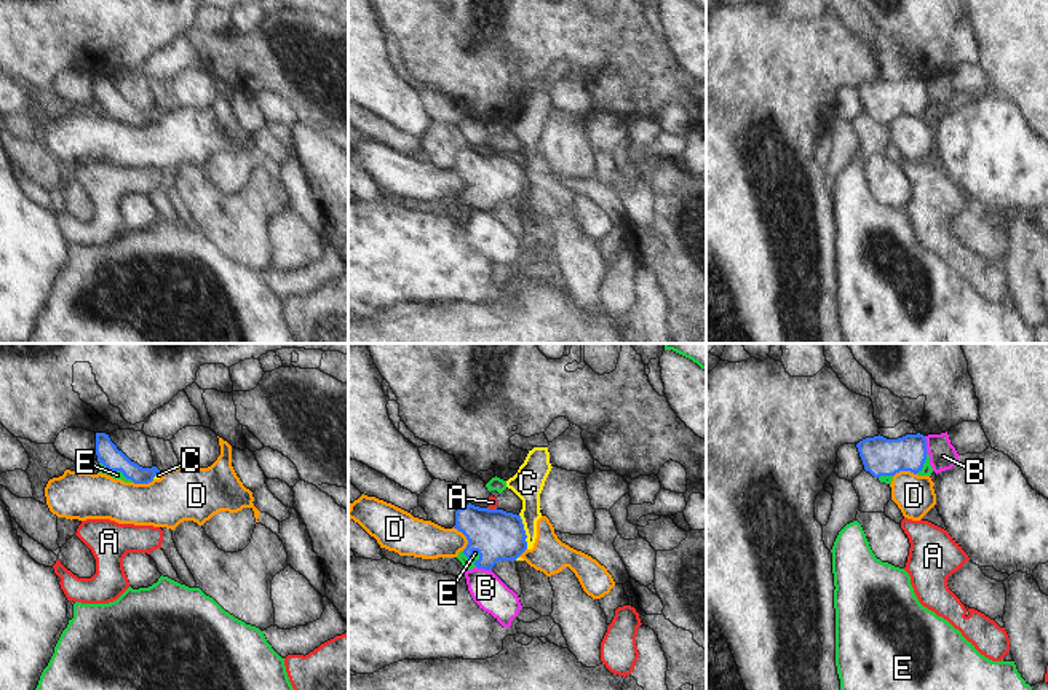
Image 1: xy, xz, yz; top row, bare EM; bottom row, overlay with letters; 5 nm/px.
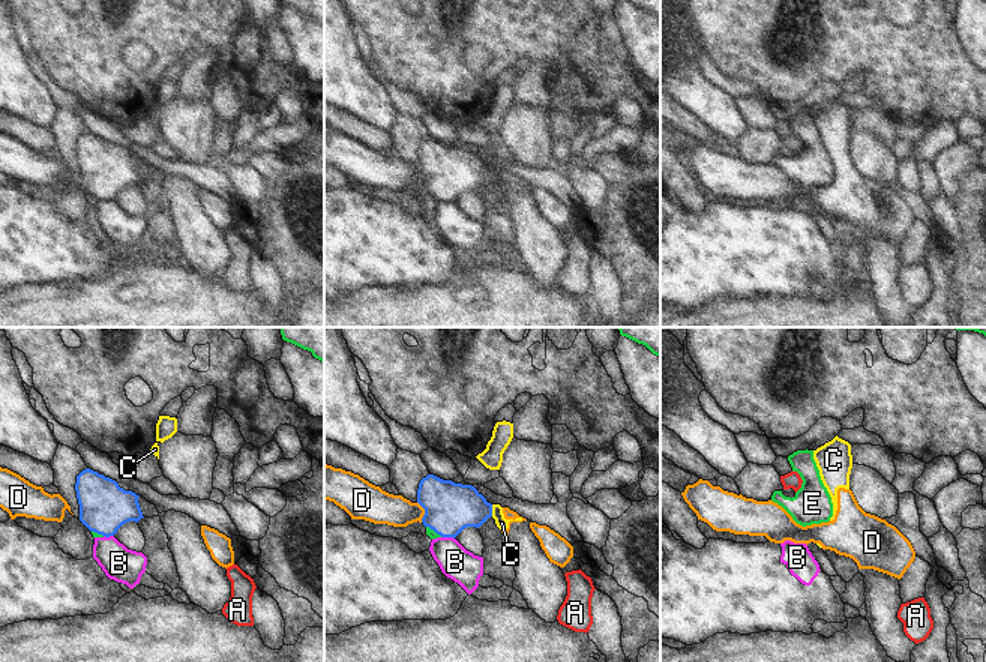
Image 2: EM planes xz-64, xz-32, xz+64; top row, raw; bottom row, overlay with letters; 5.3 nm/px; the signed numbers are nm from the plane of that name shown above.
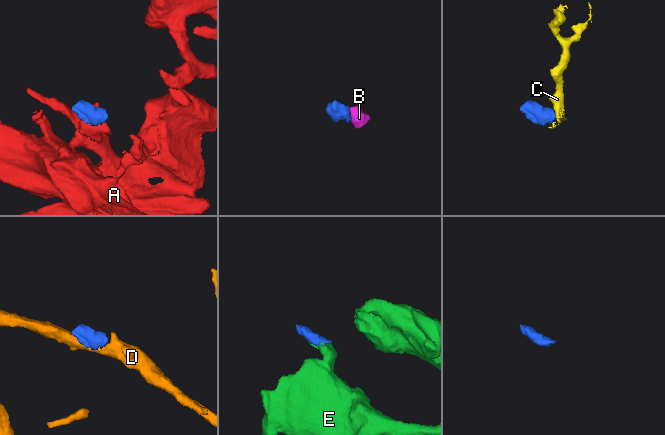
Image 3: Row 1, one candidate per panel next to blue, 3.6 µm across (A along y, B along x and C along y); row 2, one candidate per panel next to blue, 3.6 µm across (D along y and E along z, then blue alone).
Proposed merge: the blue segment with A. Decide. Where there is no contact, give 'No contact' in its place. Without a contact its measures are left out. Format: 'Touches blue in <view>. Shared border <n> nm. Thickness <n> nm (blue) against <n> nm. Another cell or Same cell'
Touches blue in xz. Shared border 50 nm. Thickness 260 nm (blue) against 50 nm. Another cell.

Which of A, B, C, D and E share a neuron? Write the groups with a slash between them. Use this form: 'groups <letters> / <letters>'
groups A / B / C D / E

